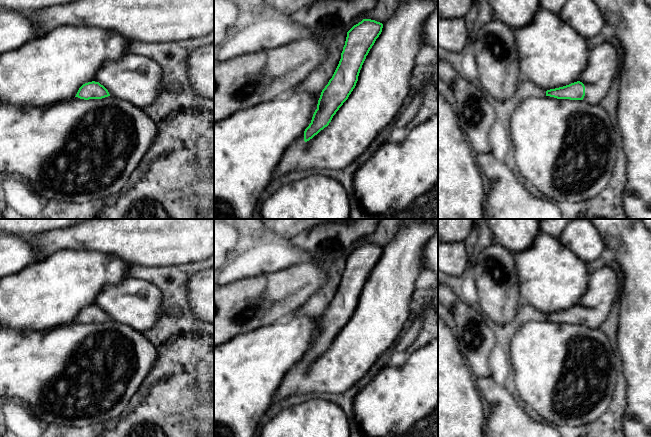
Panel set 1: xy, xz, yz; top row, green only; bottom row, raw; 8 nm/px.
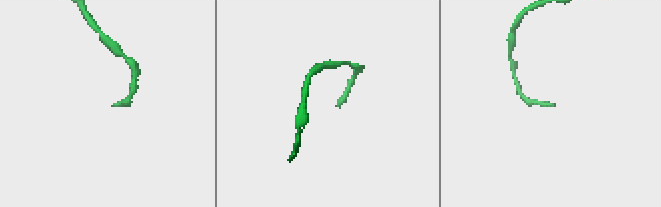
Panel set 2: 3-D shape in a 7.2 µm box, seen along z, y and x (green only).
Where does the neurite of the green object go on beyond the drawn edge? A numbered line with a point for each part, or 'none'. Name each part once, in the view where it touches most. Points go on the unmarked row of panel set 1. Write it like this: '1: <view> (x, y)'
1: xz (383, 308)

